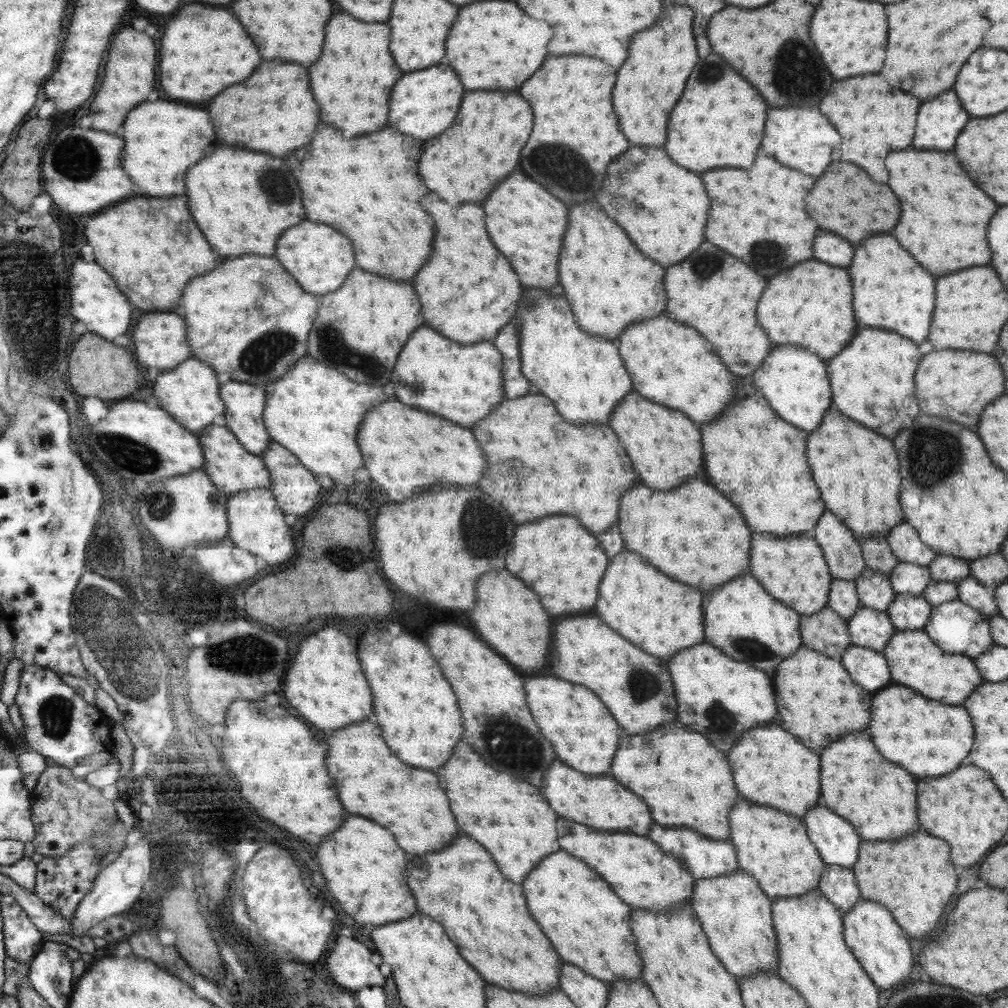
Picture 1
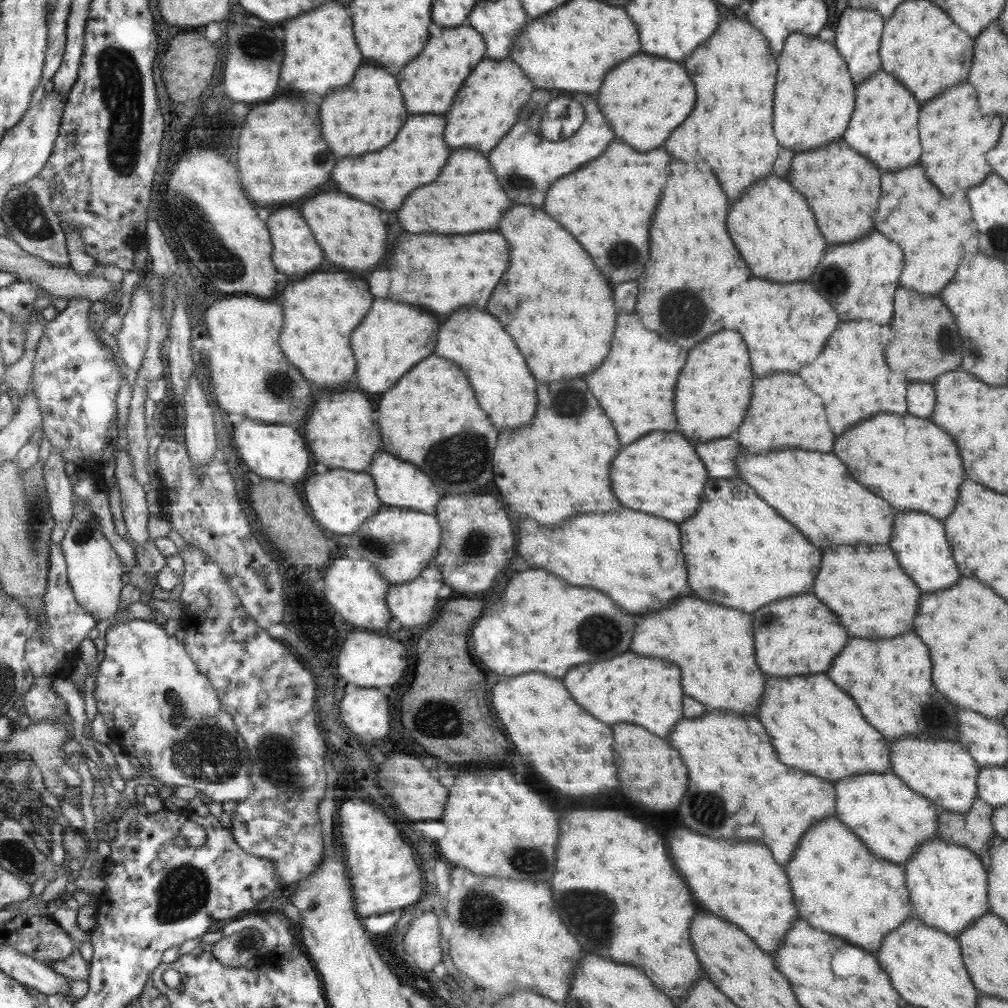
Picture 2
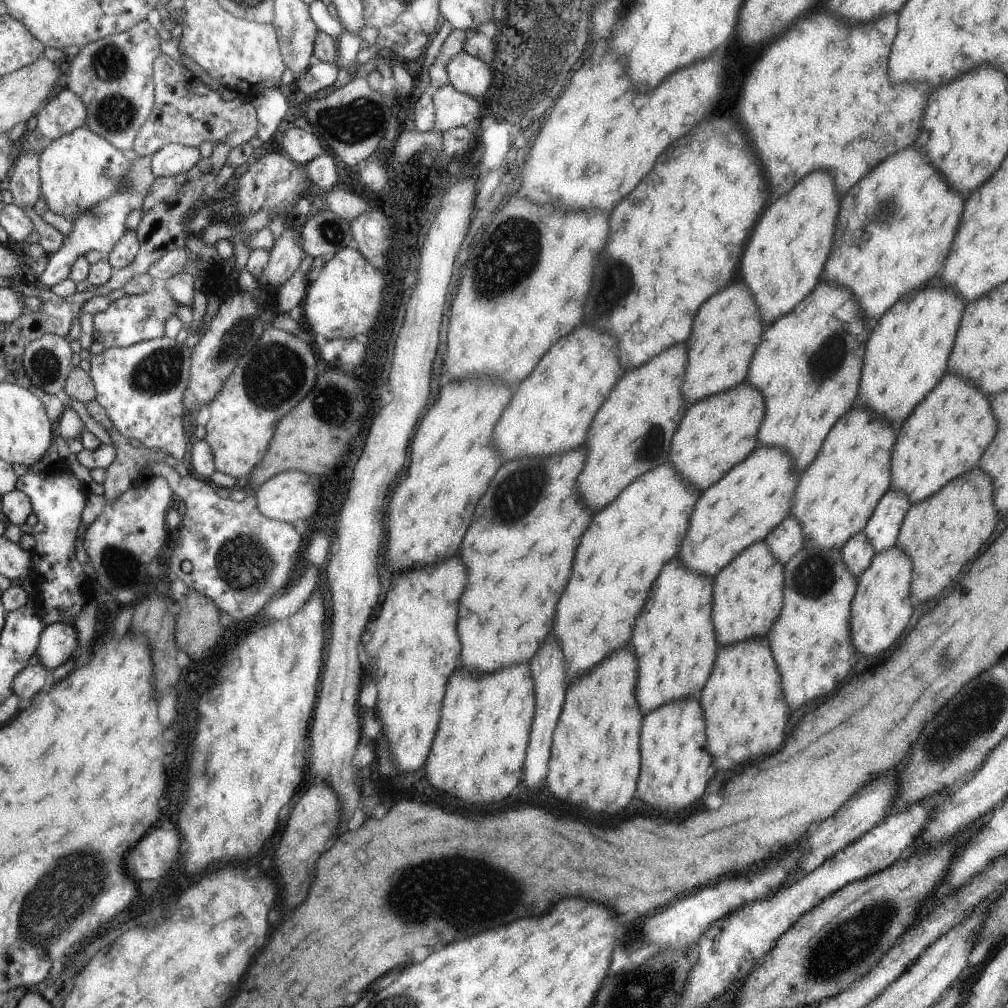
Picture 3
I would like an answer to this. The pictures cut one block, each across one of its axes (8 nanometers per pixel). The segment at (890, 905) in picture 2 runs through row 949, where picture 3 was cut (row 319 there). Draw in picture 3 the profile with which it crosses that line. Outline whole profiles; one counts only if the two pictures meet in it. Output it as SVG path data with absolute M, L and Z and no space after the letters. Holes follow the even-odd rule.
M913 144L909 148L895 152L894 155L887 156L883 164L867 172L867 176L858 180L855 188L851 188L851 192L843 196L843 212L839 212L839 232L835 232L835 252L831 252L831 260L827 260L827 272L823 272L823 280L831 280L833 284L843 284L843 288L851 288L851 292L859 296L859 304L863 304L863 312L867 312L867 324L875 322L879 316L885 314L887 308L893 307L893 304L897 303L899 299L906 298L909 292L923 288L939 274L954 242L954 236L958 232L959 220L957 218L962 218L961 208L963 208L963 200L943 184L939 174L925 162L923 154L915 150Z

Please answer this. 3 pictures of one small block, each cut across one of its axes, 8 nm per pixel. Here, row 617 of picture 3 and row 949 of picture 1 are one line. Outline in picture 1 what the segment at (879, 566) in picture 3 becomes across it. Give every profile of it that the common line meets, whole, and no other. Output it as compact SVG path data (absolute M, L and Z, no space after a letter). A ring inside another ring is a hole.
M858 899L854 908L842 916L842 921L847 948L854 953L871 980L879 984L879 988L897 988L911 974L911 948L907 946L902 927L885 906L878 901Z

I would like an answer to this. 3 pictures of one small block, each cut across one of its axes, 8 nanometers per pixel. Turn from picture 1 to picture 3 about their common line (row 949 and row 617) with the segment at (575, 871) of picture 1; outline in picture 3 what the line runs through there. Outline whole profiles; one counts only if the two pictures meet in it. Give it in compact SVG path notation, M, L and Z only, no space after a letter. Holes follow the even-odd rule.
M661 464L625 488L619 500L599 510L595 524L587 528L579 556L575 556L575 576L559 600L559 616L555 616L555 632L551 632L567 652L571 682L629 642L631 626L653 580L661 566L675 556L679 540L690 526L687 518L700 494L693 492L691 484L687 488L685 482L667 464Z

